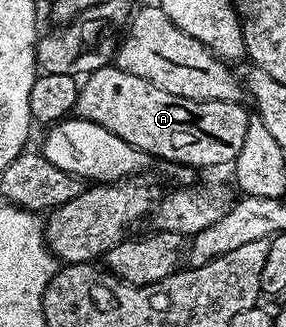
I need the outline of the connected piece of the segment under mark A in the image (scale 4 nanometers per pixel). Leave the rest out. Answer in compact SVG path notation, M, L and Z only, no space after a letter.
M116 64L104 65L88 74L77 90L76 116L107 127L131 147L141 149L150 158L174 161L177 167L225 165L237 160L239 147L247 135L251 113L236 101L196 101L171 95L139 75L131 75Z

